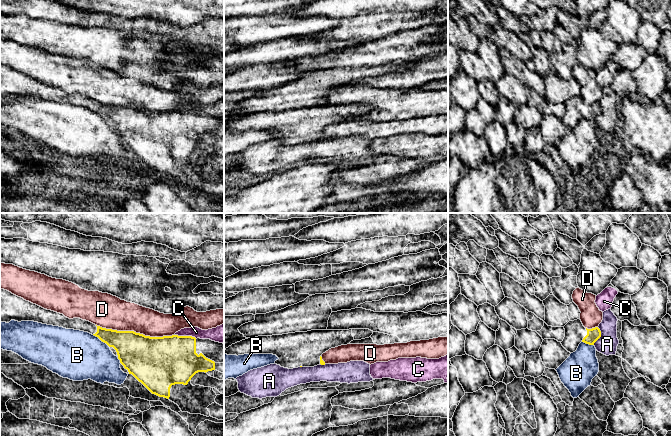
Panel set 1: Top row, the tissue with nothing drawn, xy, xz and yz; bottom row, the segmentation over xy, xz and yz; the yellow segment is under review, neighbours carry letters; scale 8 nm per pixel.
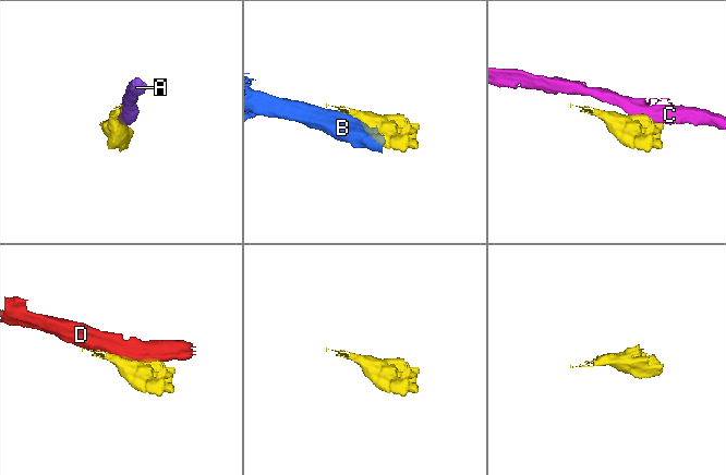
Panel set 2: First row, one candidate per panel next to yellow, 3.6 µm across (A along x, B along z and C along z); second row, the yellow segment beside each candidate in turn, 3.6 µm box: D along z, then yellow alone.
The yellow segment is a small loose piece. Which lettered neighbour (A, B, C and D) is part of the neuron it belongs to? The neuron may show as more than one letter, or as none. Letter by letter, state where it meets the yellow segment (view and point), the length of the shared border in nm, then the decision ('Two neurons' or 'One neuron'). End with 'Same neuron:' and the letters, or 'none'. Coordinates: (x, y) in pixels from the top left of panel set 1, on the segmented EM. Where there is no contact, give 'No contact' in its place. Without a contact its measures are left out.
A: Touches yellow at yz (600, 336). Shared border 150 nm. Two neurons
B: Touches yellow at xy (101, 340). Shared border 170 nm. Two neurons
C: Touches yellow at xy (186, 336). Shared border 180 nm. Two neurons
D: Touches yellow at xy (135, 332). Shared border 650 nm. Two neurons
Same neuron: none

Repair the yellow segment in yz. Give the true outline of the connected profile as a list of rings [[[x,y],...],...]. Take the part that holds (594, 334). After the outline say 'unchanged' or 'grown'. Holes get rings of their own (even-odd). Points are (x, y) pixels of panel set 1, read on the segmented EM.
[[[580,319],[569,321],[564,329],[565,337],[561,344],[570,353],[575,352],[581,342],[594,345],[601,337],[601,331],[598,327],[587,329]]]; grown

